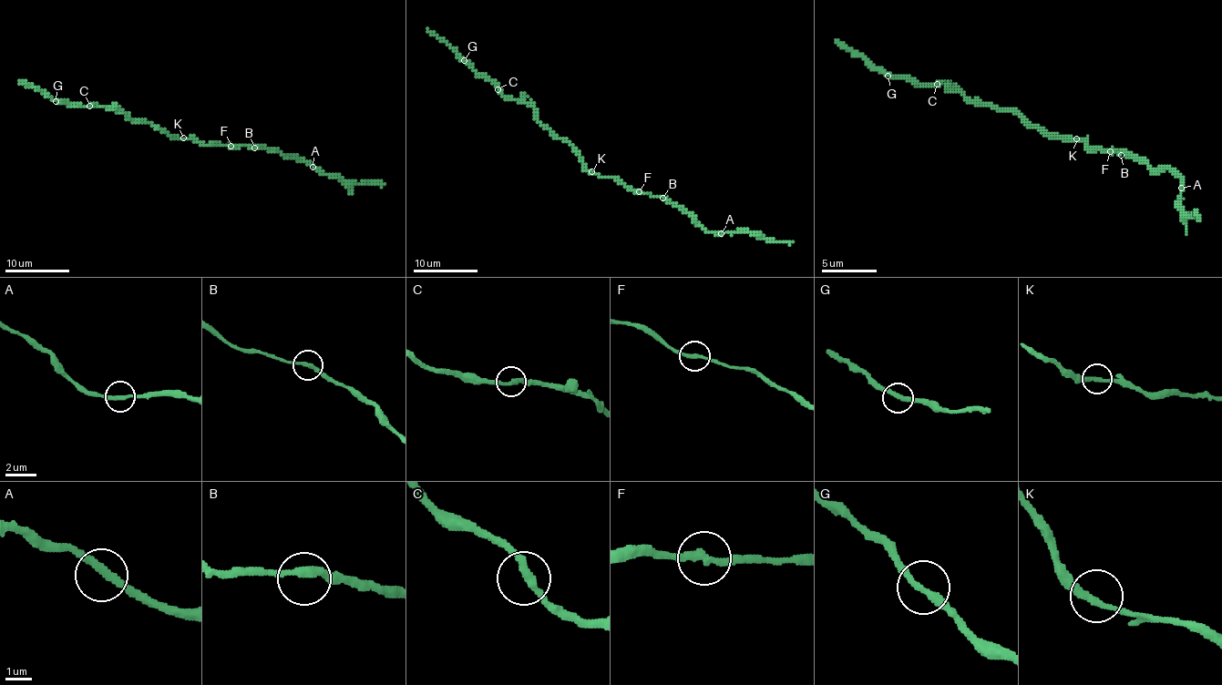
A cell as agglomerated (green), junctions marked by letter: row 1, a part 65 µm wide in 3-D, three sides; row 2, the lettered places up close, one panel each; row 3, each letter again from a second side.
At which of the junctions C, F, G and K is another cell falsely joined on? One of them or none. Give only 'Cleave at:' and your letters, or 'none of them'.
Cleave at: none of them

